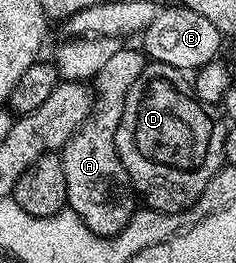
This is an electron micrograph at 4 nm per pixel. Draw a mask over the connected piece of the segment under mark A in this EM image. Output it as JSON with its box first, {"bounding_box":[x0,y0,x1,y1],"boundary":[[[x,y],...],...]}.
{"bounding_box":[60,48,146,238],"boundary":[[[121,48],[94,77],[94,101],[87,120],[64,145],[60,163],[66,172],[67,209],[72,210],[95,234],[104,238],[122,232],[138,209],[138,195],[130,176],[118,156],[116,133],[122,108],[126,108],[126,92],[142,76],[146,65],[143,49]]]}

